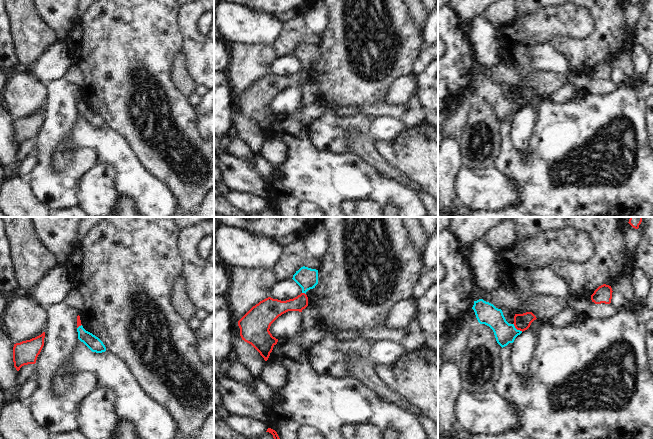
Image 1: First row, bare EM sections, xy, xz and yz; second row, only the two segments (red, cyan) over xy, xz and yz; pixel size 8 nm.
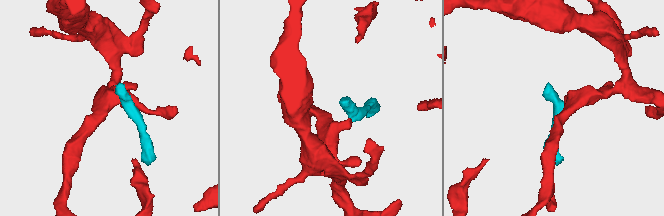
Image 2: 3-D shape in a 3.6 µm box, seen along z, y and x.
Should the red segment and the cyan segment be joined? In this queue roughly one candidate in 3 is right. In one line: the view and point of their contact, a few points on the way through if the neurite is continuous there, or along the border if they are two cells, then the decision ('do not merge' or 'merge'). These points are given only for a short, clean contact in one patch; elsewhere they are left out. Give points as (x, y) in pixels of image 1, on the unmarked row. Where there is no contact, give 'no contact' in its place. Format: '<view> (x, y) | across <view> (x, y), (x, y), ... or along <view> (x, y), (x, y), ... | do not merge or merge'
yz (517, 105) | along yz (513, 99), (517, 105), (522, 107) | do not merge

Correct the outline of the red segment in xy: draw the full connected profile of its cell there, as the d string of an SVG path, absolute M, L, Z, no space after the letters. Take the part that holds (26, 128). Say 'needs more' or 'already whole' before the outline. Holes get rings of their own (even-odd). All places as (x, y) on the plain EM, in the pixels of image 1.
already whole; M45 108L30 116L14 120L13 138L17 147L24 141L35 140L44 122Z

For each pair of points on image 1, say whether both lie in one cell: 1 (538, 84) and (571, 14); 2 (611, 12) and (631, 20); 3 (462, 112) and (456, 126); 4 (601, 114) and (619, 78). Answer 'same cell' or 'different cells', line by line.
1: different cells
2: different cells
3: same cell
4: different cells

